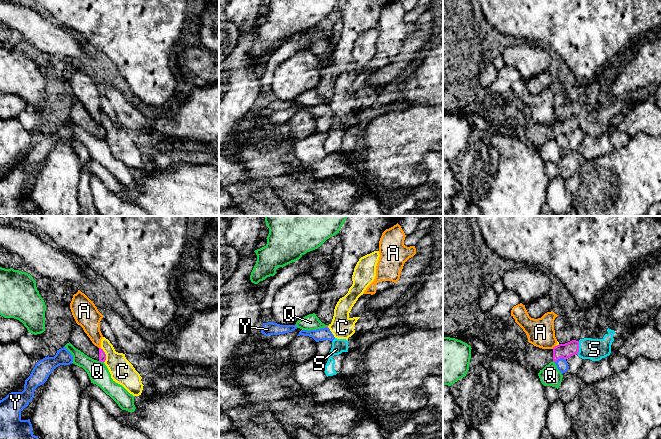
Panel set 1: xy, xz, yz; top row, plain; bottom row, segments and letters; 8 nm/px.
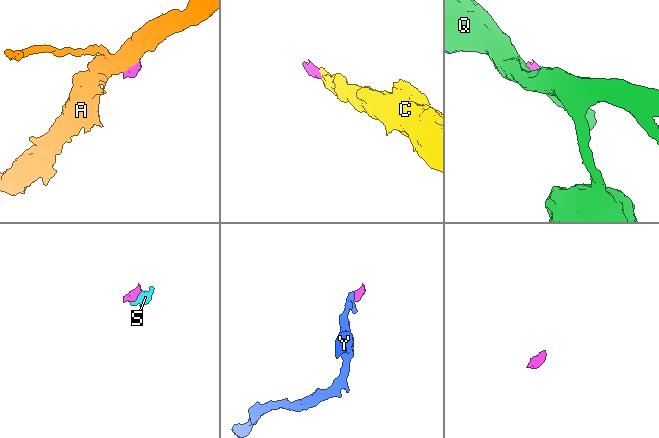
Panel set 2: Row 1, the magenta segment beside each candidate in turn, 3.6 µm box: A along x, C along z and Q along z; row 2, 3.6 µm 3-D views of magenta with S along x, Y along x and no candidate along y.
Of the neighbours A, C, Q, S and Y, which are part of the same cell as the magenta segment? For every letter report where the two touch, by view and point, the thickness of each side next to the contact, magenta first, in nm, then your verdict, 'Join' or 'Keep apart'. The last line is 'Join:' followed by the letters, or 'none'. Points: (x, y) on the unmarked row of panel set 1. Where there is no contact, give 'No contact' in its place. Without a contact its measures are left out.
A: Touches magenta at yz (554, 123). Thickness 120 nm (magenta) against 220 nm. Keep apart
C: Touches magenta at xy (105, 131). Thickness 60 nm (magenta) against 190 nm. Keep apart
Q: Touches magenta at xy (101, 137). Thickness 60 nm (magenta) against 160 nm. Keep apart
S: Touches magenta at yz (578, 124). Thickness 120 nm (magenta) against 180 nm. Keep apart
Y: Touches magenta at yz (560, 133). Thickness 120 nm (magenta) against 90 nm. Keep apart
Join: none

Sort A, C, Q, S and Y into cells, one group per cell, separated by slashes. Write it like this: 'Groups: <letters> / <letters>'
Groups: A / C S / Q / Y

